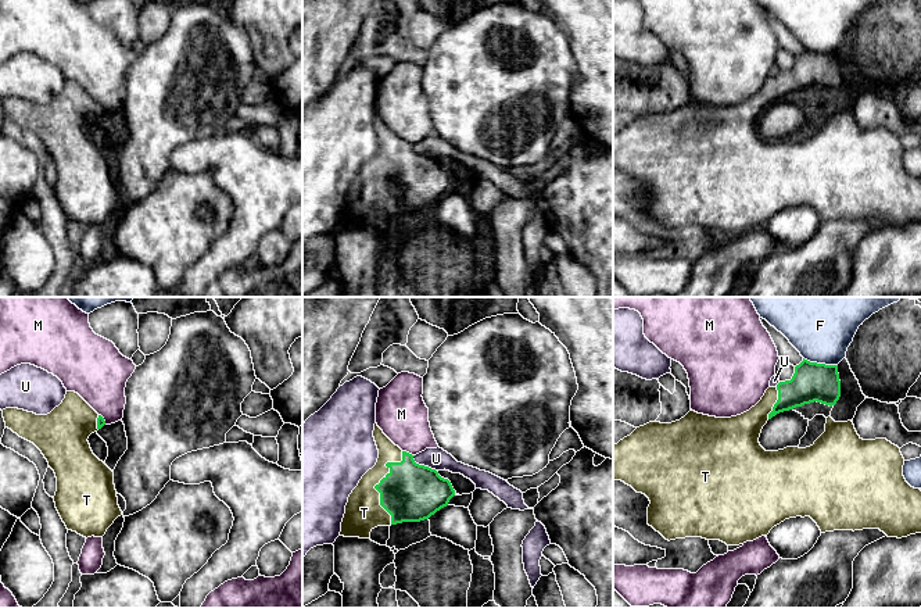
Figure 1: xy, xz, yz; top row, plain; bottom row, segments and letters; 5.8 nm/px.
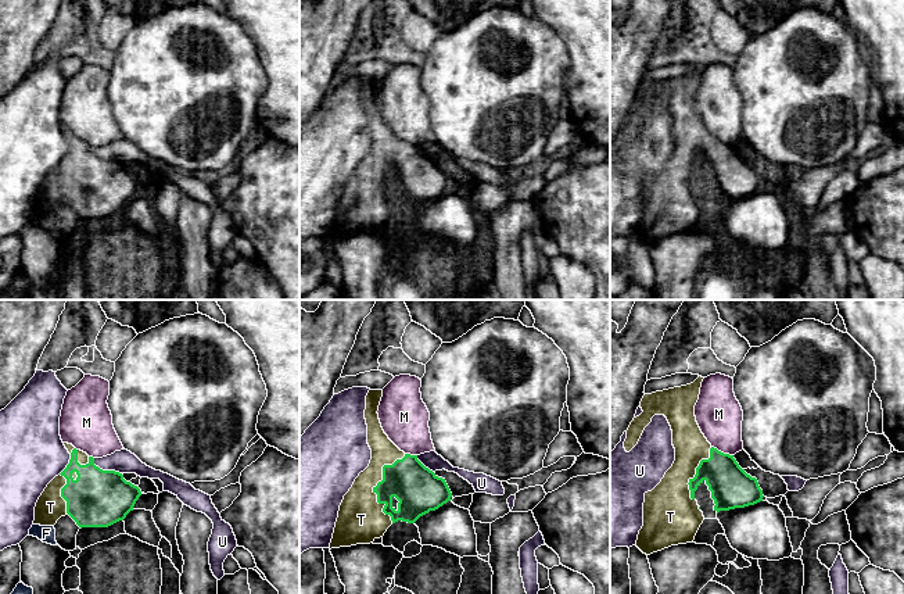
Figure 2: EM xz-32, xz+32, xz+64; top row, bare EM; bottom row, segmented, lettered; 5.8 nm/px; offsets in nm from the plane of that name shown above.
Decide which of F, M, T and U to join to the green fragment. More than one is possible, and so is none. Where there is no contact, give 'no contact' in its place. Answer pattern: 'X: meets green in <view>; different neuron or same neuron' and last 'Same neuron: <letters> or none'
F: meets green in yz; different neuron
M: meets green in xz; different neuron
T: meets green in xz; same neuron
U: meets green in xz; different neuron
Same neuron: T

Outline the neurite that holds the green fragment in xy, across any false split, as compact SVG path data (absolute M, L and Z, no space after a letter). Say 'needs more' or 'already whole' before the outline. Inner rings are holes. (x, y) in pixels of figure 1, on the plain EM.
needs more; M67 81L62 92L47 104L36 104L18 97L3 99L6 117L33 132L44 144L57 167L55 197L68 219L83 226L103 226L114 210L122 204L114 174L114 161L92 140L89 125L105 114L78 82Z

